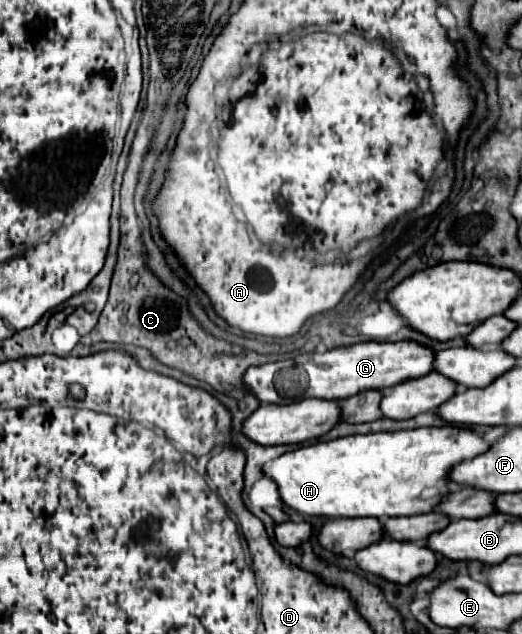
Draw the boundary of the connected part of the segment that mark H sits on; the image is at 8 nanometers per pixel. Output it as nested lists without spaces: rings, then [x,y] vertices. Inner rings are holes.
[[[457,426],[355,434],[287,452],[265,464],[263,474],[277,484],[281,500],[299,514],[331,518],[413,516],[431,512],[443,500],[447,472],[455,464],[487,448],[483,438]]]

